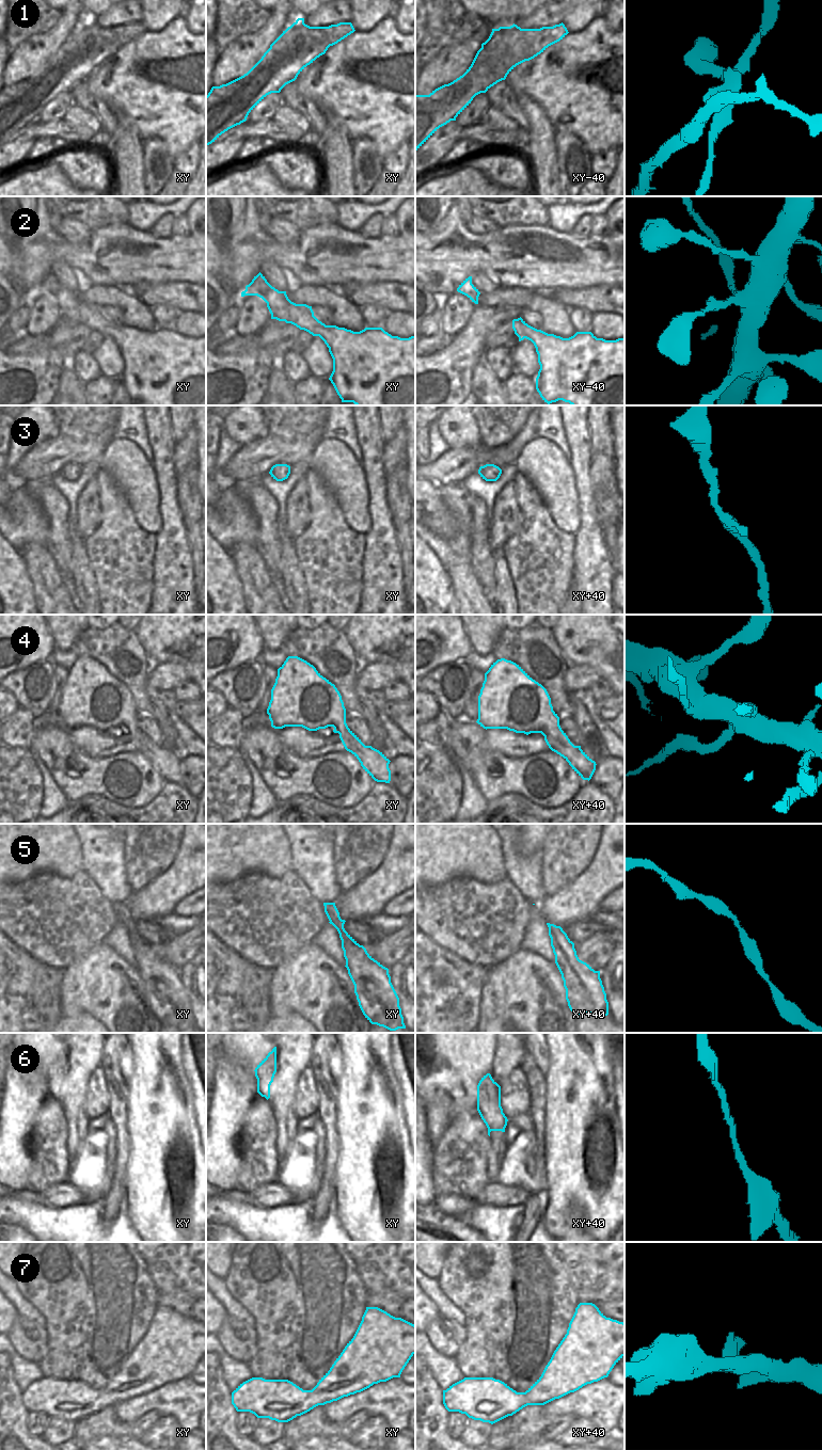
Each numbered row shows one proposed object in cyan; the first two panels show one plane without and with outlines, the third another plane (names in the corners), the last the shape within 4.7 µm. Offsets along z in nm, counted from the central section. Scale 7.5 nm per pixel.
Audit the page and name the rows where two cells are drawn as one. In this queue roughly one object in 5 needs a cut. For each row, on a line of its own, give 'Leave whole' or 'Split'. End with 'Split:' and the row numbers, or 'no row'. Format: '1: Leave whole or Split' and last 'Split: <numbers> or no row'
1: Split
2: Leave whole
3: Leave whole
4: Split
5: Leave whole
6: Leave whole
7: Leave whole
Split: 1, 4

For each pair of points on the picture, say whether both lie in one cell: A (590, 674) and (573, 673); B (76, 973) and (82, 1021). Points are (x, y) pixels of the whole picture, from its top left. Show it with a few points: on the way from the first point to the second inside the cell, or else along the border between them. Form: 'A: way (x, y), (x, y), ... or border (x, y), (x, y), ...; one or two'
A: way (586, 674), (578, 674); one
B: border (62, 1015), (75, 1017), (90, 1014), (99, 1021); two

